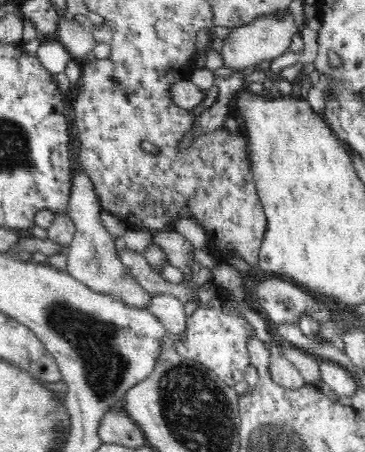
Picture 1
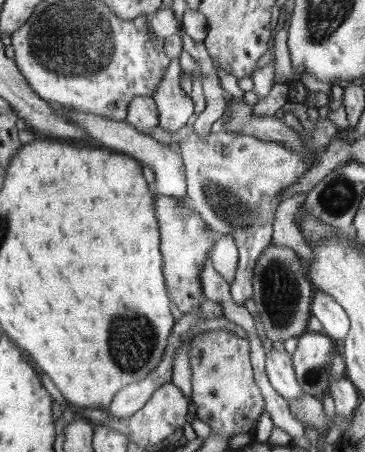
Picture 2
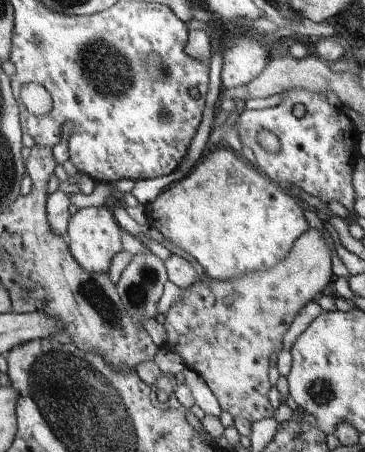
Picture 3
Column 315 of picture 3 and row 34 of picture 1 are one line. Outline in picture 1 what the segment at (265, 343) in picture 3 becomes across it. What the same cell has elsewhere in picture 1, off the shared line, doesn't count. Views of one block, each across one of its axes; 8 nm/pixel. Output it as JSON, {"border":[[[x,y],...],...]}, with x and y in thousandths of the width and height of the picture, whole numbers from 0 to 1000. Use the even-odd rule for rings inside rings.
{"border":[[[773,27],[756,31],[734,31],[718,35],[707,44],[696,44],[679,58],[658,58],[658,62],[636,62],[636,75],[614,88],[608,102],[608,137],[614,137],[614,155],[636,155],[636,159],[690,159],[696,146],[712,146],[712,137],[723,133],[756,133],[762,124],[773,124],[784,111],[795,111],[800,102],[800,84],[811,75],[811,58],[805,58],[805,40],[789,35],[784,44],[767,44]]]}

